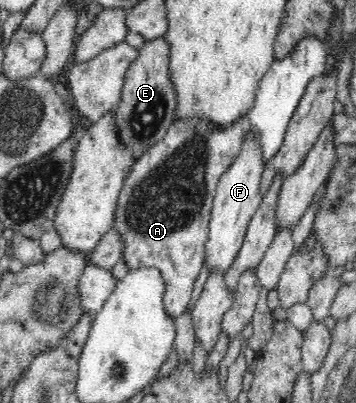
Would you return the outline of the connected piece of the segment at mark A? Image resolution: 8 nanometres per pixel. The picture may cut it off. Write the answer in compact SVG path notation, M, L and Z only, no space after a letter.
M245 119L221 128L208 120L175 120L163 140L154 143L139 156L124 180L114 212L114 229L122 239L122 257L130 269L152 267L164 277L164 309L168 317L176 318L185 312L190 302L192 287L202 268L205 244L209 233L211 209L218 180L228 166L238 158L247 129Z

